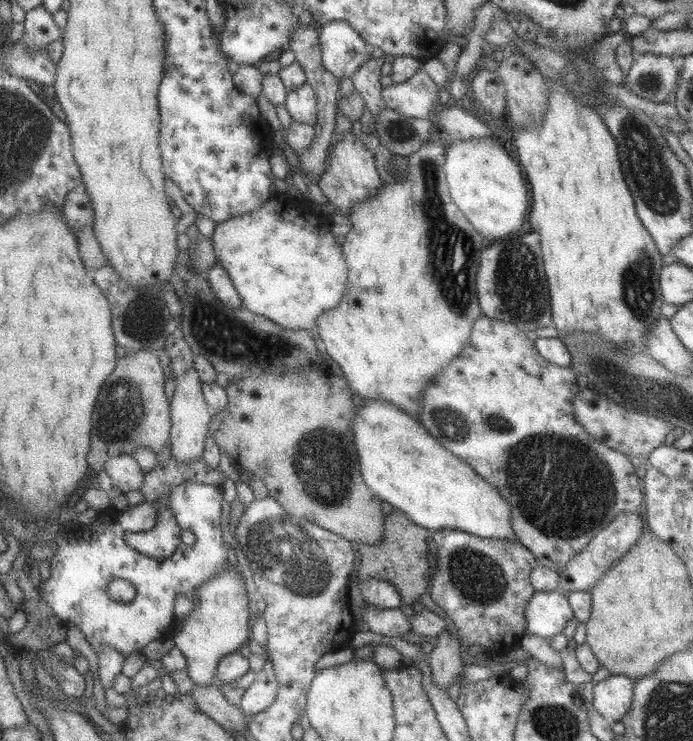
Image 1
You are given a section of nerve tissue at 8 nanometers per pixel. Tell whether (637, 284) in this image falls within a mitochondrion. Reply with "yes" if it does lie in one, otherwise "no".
yes

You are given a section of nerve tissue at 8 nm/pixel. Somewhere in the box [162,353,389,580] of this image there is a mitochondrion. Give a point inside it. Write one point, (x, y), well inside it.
(321, 462)

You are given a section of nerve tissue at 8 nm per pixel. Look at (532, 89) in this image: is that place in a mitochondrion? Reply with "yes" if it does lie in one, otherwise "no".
no

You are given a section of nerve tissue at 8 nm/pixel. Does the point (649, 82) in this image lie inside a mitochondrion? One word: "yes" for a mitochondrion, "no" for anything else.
yes

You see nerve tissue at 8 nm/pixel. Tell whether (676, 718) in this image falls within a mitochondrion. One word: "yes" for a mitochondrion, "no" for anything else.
yes

